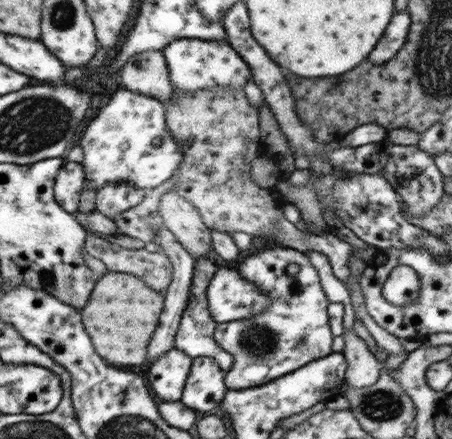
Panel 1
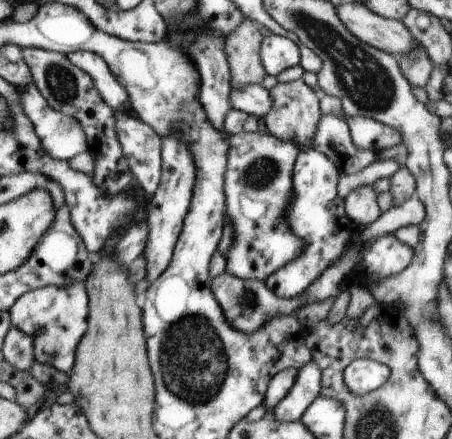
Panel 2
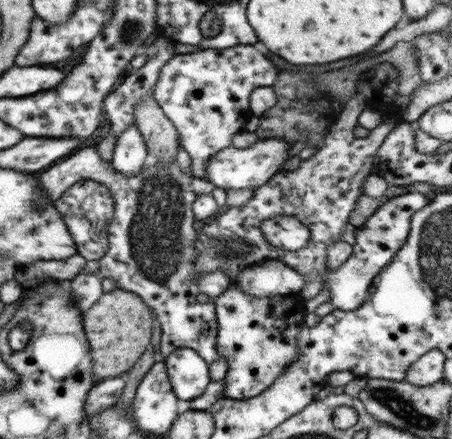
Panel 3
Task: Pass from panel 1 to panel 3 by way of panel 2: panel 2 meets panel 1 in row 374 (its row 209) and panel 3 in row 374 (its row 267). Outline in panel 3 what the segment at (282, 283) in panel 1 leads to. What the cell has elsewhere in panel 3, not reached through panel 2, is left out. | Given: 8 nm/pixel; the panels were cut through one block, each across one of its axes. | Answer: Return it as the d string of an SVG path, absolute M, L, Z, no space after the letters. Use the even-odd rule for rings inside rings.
M231 288L215 302L217 316L217 350L227 360L227 374L223 380L223 398L247 400L267 390L281 374L299 360L297 336L305 328L307 300L301 294L287 294L275 298L251 298Z

